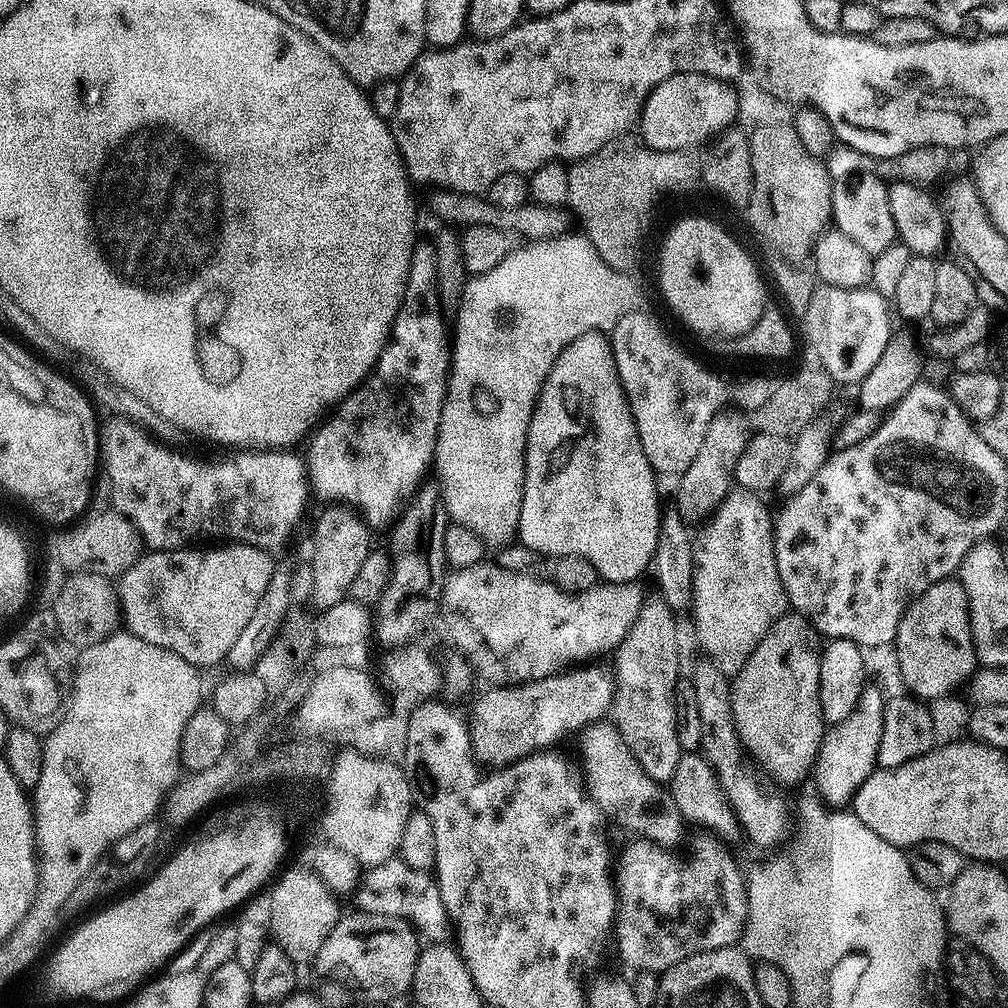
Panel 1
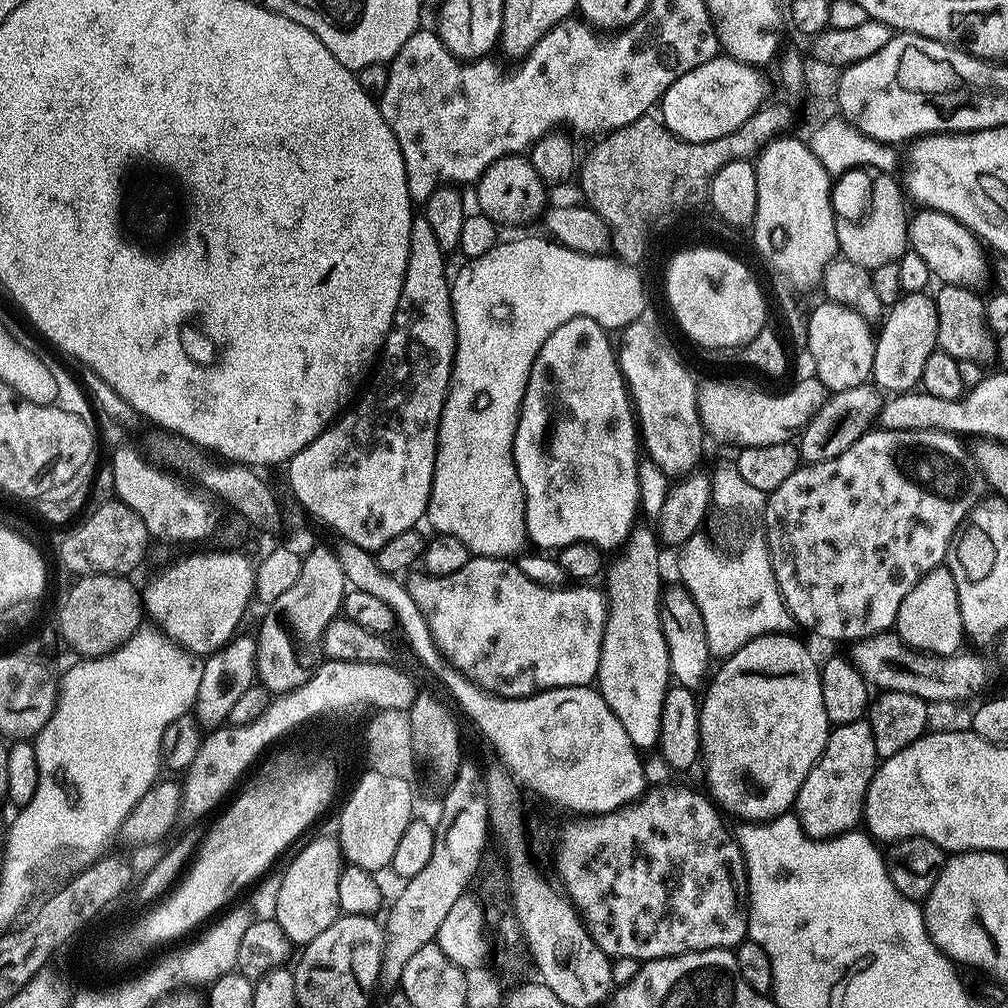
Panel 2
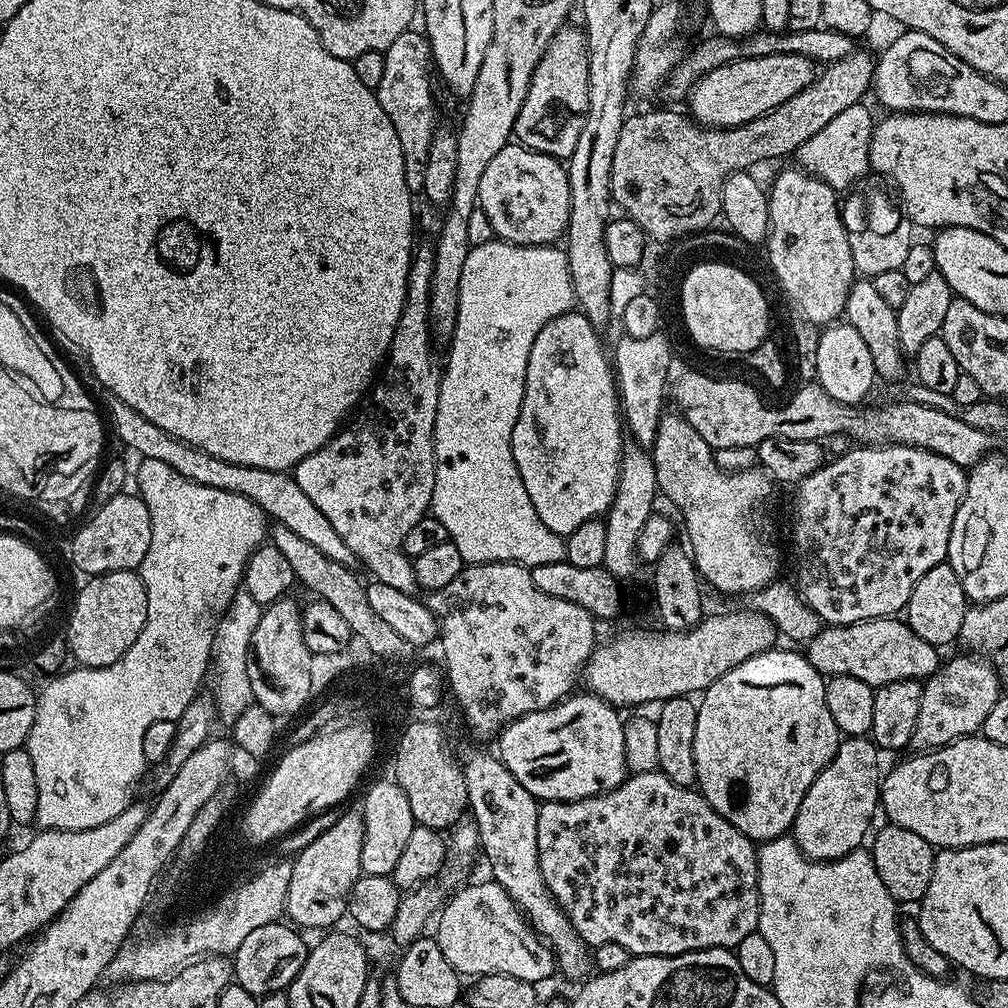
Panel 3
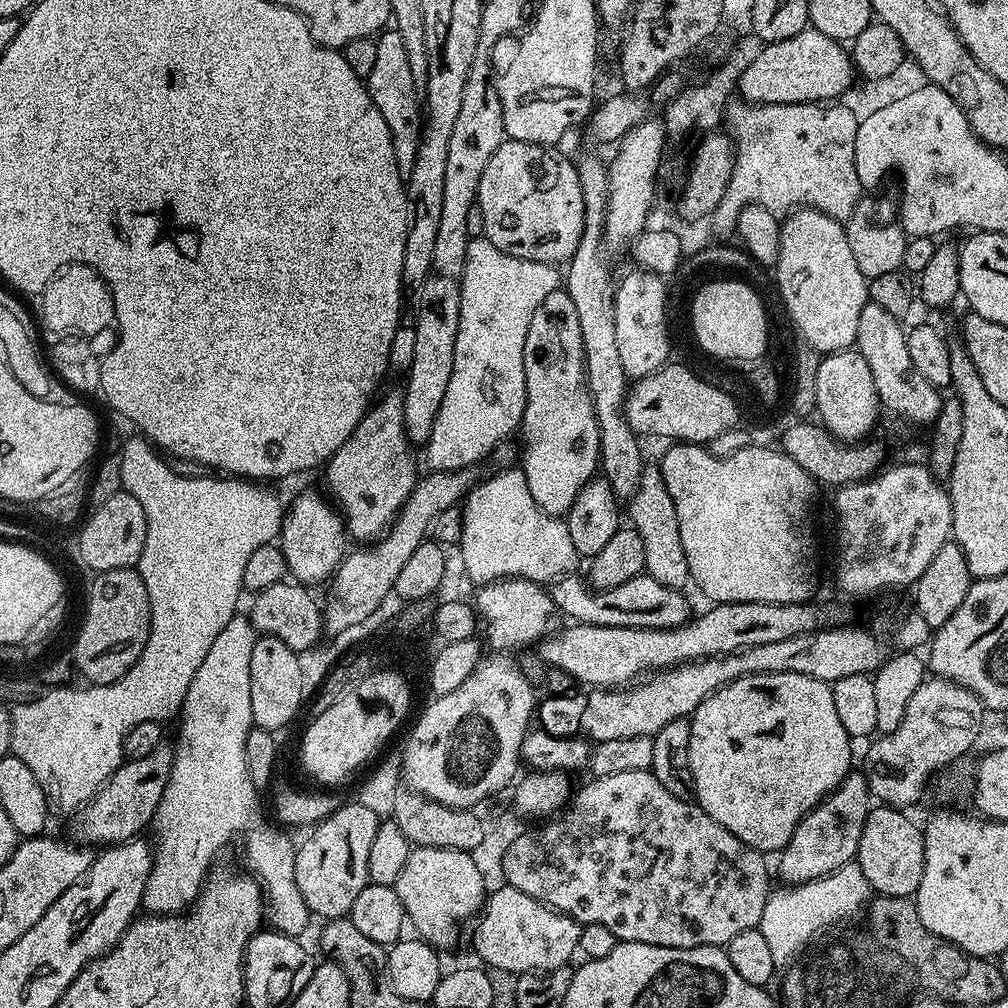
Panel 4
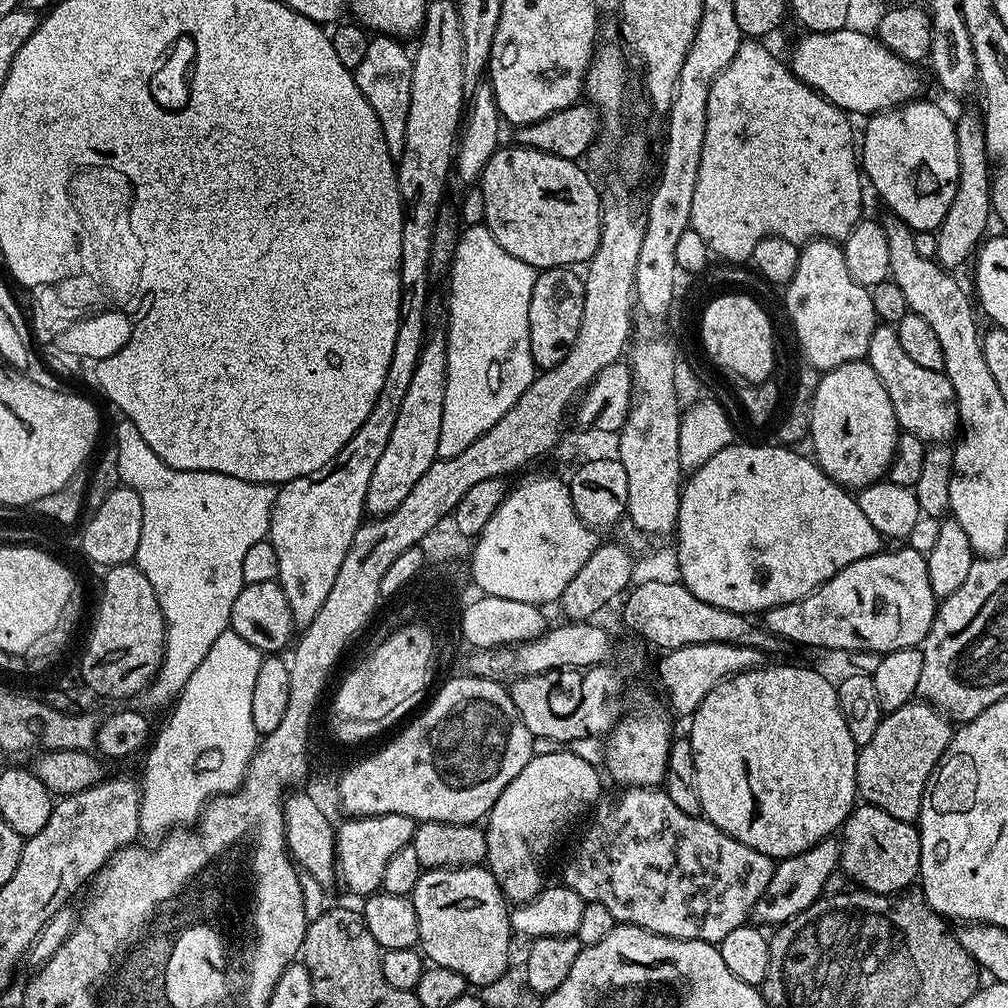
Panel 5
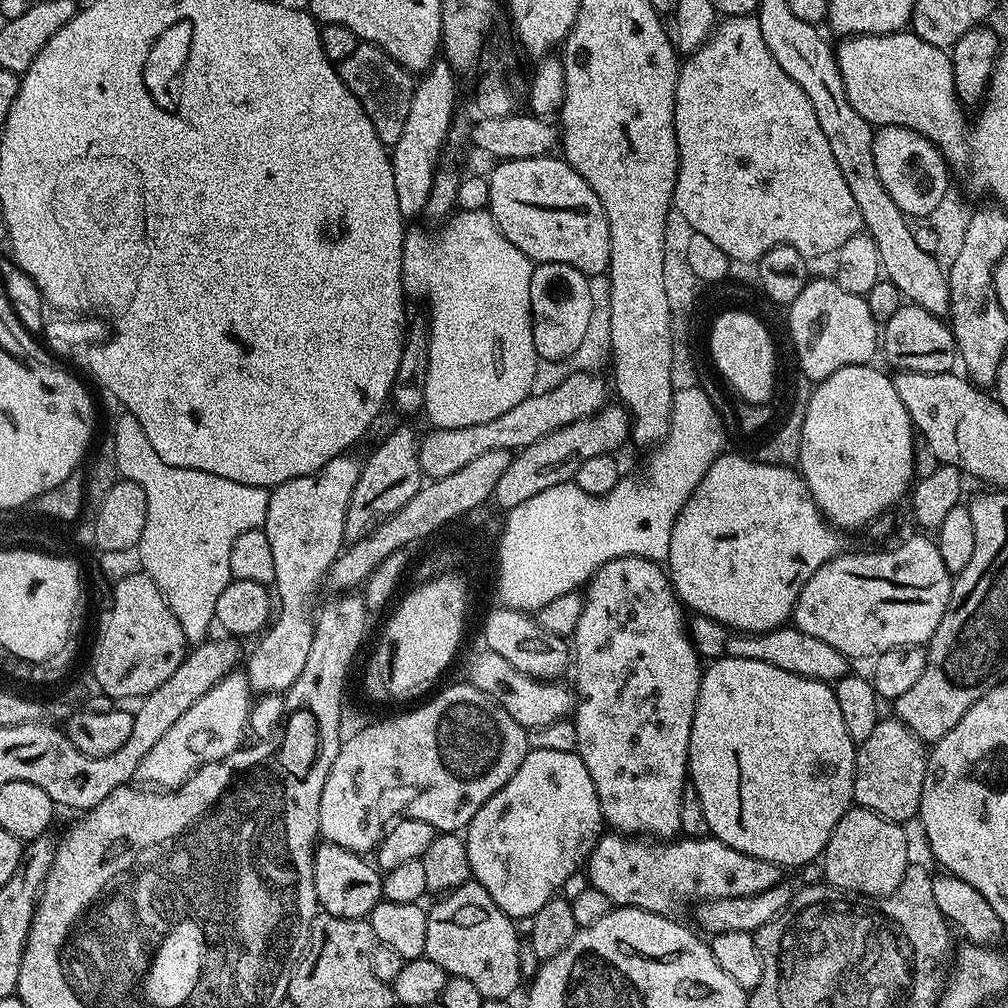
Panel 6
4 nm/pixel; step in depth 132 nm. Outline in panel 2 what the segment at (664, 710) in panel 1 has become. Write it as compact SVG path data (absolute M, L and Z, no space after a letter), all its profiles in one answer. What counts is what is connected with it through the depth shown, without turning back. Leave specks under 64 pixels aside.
M637 527L623 549L624 560L616 560L613 564L611 561L607 569L608 622L595 678L600 697L610 710L614 710L618 722L622 722L622 730L630 734L630 742L634 742L638 750L655 749L659 745L664 699L672 680L670 650L662 615L662 544L657 533L653 529L652 532Z

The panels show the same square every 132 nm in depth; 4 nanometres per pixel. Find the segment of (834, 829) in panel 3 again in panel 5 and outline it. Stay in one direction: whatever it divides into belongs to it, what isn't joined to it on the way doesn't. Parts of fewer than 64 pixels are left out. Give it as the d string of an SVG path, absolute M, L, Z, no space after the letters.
M836 838L820 840L802 854L787 856L776 864L774 874L770 878L770 886L766 886L766 894L762 894L762 898L758 898L758 902L752 907L751 919L760 926L785 924L790 918L814 906L814 902L825 895L827 888L824 887L827 886L828 879L838 872L839 868L840 842Z

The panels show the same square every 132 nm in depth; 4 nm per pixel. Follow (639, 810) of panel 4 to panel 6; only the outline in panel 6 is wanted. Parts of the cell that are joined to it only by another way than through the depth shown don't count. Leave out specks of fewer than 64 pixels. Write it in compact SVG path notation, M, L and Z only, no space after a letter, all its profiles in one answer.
M608 830L601 835L594 850L588 853L586 875L589 885L606 894L613 905L621 908L641 908L654 914L676 914L685 904L692 906L697 901L738 898L770 890L775 884L781 883L782 869L774 862L742 854L742 850L726 846L726 842L717 840L711 834L699 838L672 838L665 842L660 838L633 838L628 834Z

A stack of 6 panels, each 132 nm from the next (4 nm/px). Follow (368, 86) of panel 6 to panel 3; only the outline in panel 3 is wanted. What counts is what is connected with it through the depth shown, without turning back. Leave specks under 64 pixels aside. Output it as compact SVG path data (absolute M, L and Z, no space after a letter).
M409 30L398 34L394 42L383 52L386 58L382 83L374 89L386 118L394 125L398 133L398 142L402 142L402 162L406 174L406 186L413 194L423 193L426 174L426 154L430 150L432 136L436 133L436 100L432 97L432 80L428 71L433 71L432 48L423 31Z

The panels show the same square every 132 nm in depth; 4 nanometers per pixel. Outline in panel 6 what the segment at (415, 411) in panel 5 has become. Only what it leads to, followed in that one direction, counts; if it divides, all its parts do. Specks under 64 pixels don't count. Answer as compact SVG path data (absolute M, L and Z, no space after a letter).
M404 424L396 428L372 453L368 461L363 461L358 482L352 491L352 504L392 504L396 508L406 506L414 494L422 487L420 470L420 441L421 437L410 425Z

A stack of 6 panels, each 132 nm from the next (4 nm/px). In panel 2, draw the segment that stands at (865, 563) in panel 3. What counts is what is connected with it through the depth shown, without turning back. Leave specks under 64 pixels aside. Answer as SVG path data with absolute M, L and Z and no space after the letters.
M910 428L908 430L869 430L840 457L817 464L804 464L796 469L778 490L774 490L764 501L762 521L763 535L766 537L772 553L772 569L774 578L780 587L784 604L788 608L789 617L796 620L804 628L809 628L816 636L824 640L848 640L859 642L868 636L877 636L880 632L889 631L898 618L898 606L902 606L902 598L914 590L914 586L929 572L941 567L950 555L950 549L961 531L962 525L971 517L972 509L985 499L986 481L984 472L977 464L975 455L964 444L959 435L941 432L939 428Z

